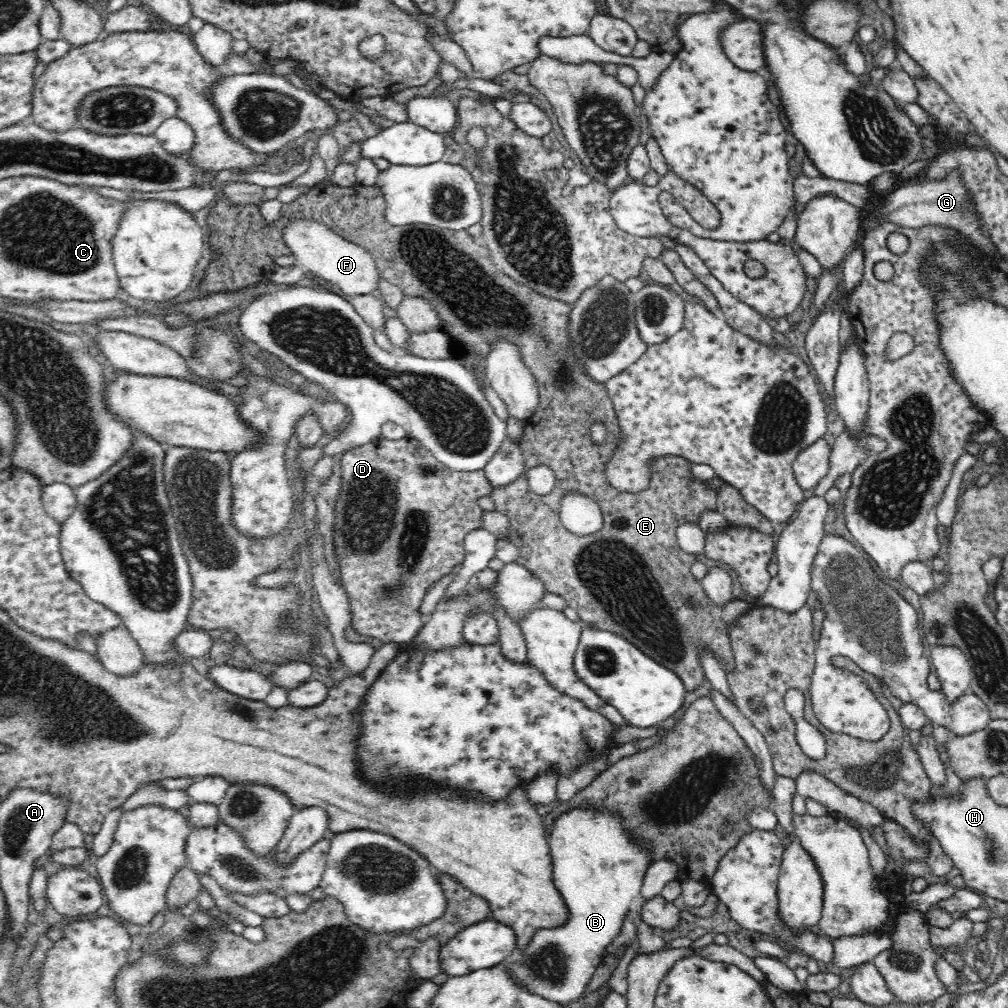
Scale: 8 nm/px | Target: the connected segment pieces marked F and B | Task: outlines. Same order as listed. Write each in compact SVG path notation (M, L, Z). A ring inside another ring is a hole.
M316 218L289 220L282 226L282 239L288 245L298 266L318 278L332 282L332 286L338 286L346 297L376 293L381 276L370 253L364 247L347 241Z
M585 802L562 812L547 832L547 839L552 857L553 881L564 899L565 906L568 907L569 919L566 924L552 930L540 929L534 933L527 949L516 956L525 961L510 962L507 964L507 970L526 990L546 1000L568 1004L584 996L594 970L602 963L602 952L618 936L622 920L639 895L646 871L655 858L653 846L649 842L637 840L624 827L624 819L617 812L609 810L607 806L591 806Z

